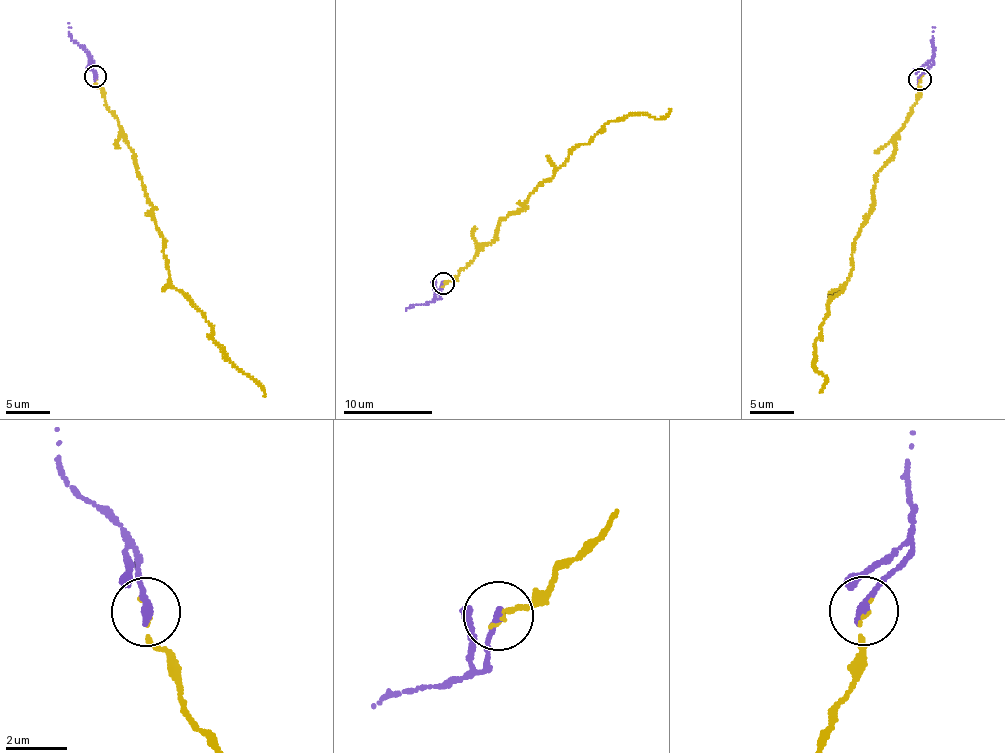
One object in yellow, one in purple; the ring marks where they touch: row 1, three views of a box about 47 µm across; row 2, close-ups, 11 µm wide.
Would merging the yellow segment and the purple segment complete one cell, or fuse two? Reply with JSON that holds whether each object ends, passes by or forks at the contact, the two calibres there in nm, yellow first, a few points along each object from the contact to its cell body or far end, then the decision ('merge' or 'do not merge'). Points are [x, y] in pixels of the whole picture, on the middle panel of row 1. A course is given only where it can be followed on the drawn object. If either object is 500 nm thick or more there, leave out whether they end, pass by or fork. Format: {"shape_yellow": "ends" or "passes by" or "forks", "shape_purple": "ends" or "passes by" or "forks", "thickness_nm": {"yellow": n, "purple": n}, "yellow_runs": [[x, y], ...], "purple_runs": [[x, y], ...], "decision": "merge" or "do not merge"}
{"shape_yellow": "ends", "shape_purple": "ends", "thickness_nm": {"yellow": 100, "purple": 300}, "yellow_runs": [[442, 284], [577, 146], [611, 121], [660, 118], [669, 108]], "purple_runs": [[442, 284], [433, 299], [406, 310]], "decision": "merge"}

